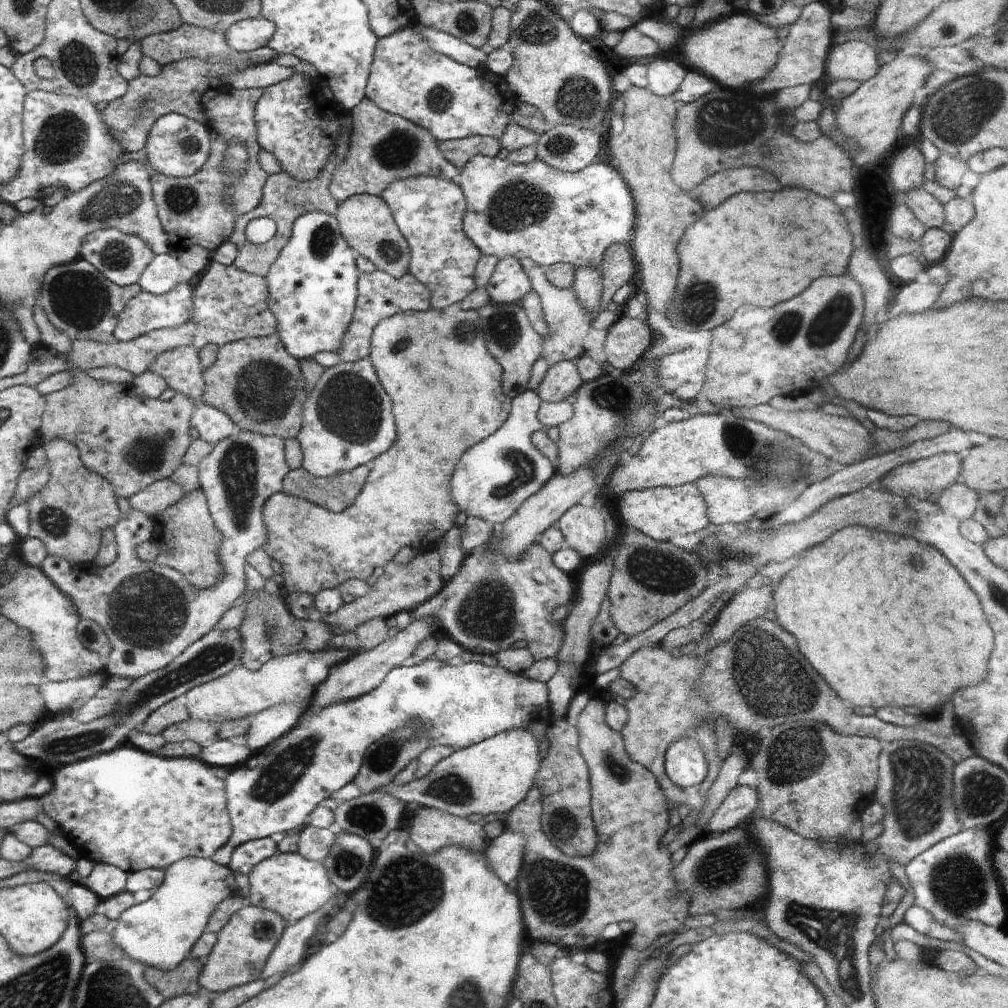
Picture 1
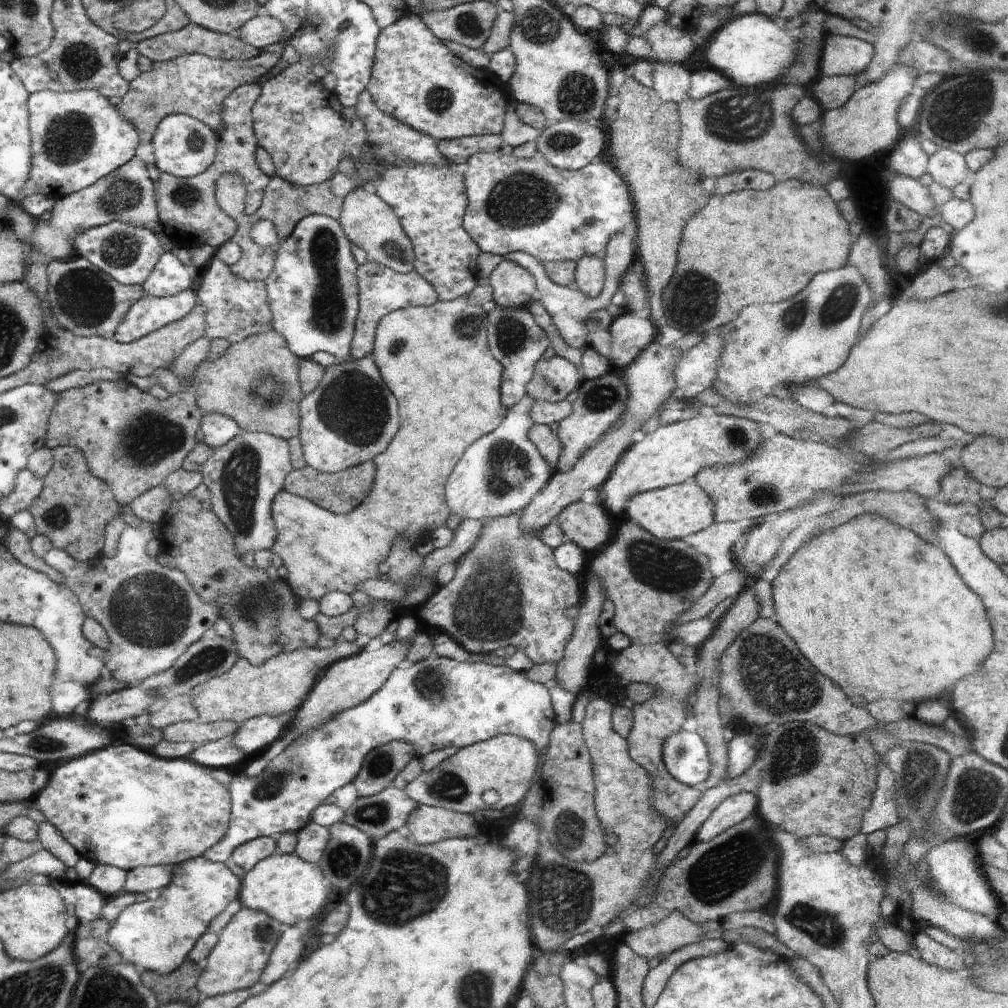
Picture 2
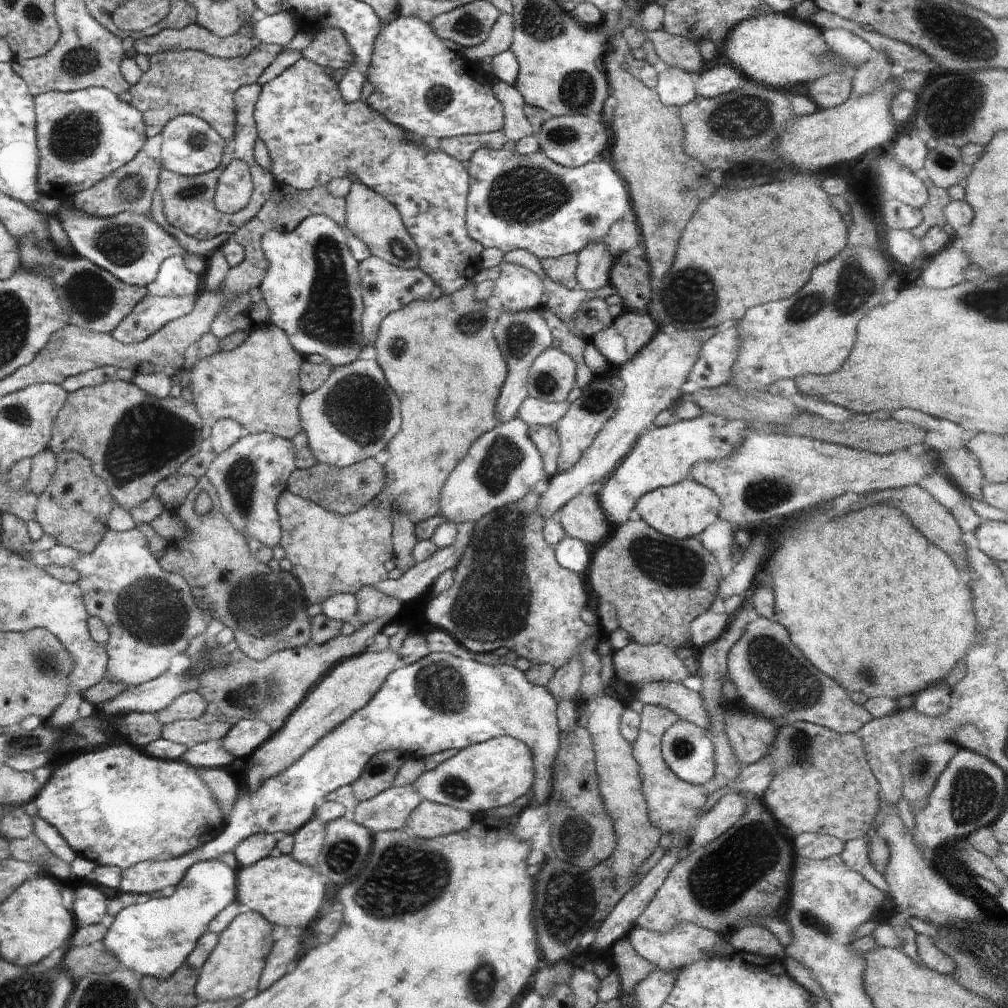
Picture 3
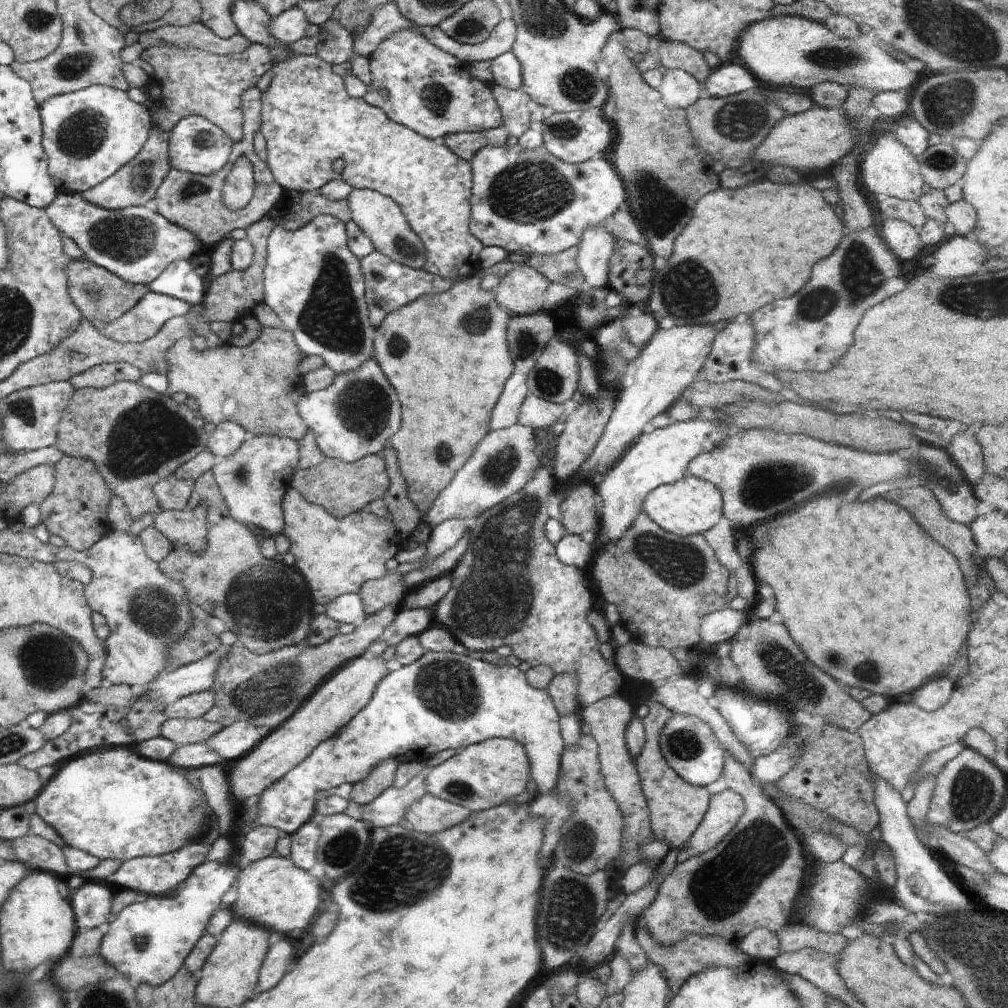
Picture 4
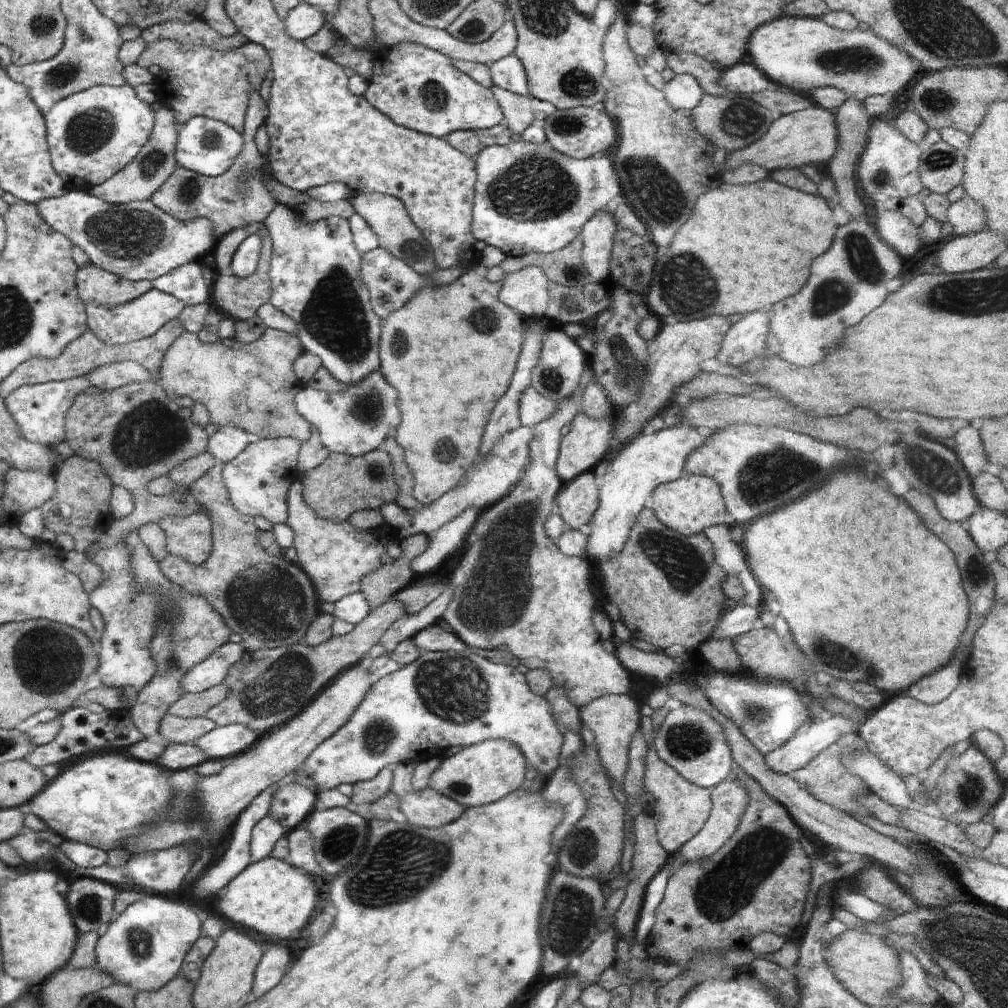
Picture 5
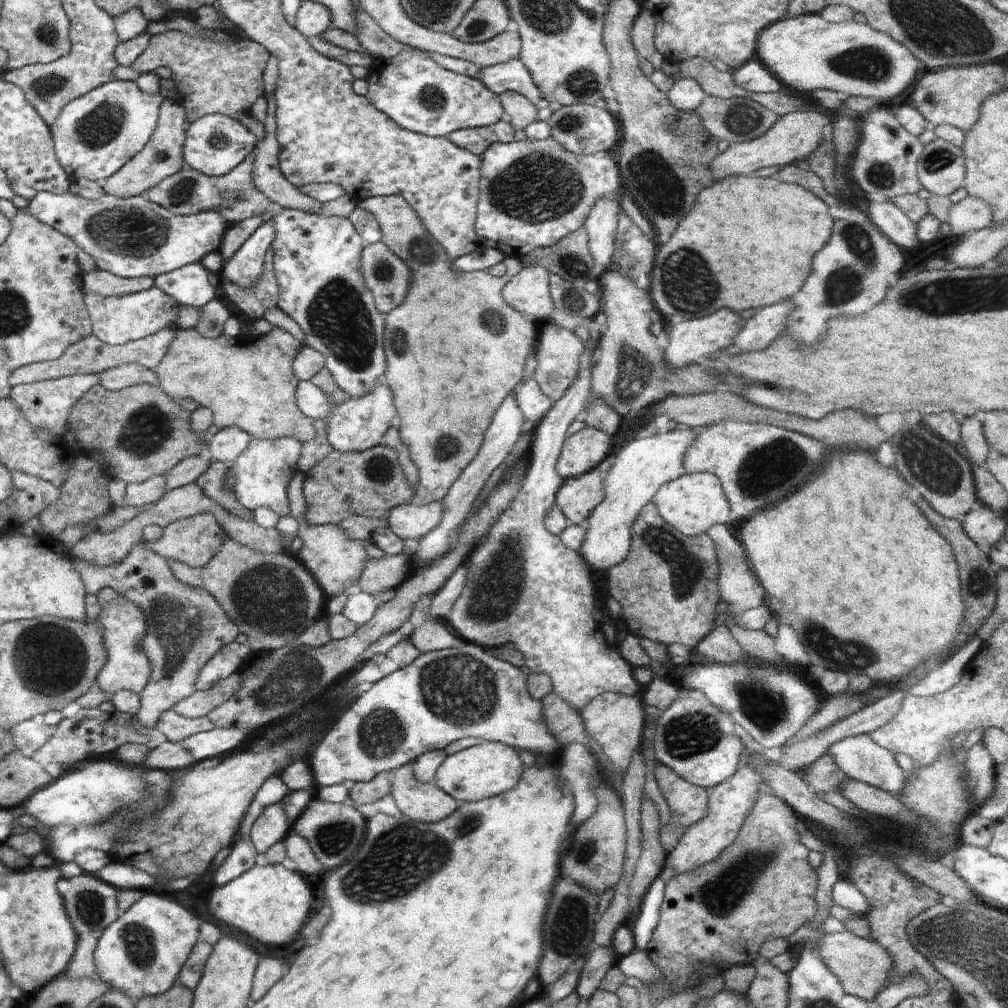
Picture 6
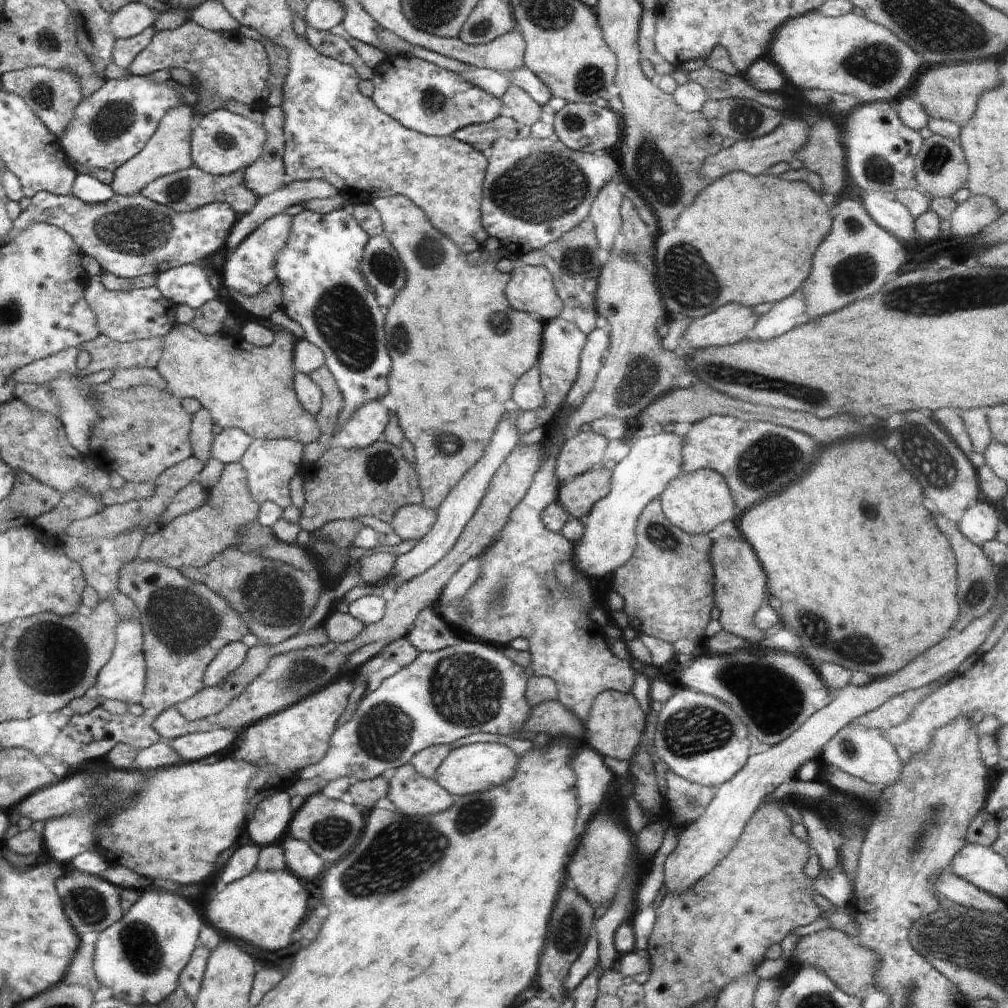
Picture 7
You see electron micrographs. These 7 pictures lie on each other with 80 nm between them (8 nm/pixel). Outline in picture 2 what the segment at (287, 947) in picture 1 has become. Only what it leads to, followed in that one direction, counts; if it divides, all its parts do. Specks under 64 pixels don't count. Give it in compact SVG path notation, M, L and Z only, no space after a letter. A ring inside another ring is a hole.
M313 917L312 919L300 921L295 925L290 925L288 930L280 933L278 942L260 977L260 982L264 986L280 980L290 970L290 966L300 960L306 946L306 940L310 935L310 930L312 926L317 924L318 921Z

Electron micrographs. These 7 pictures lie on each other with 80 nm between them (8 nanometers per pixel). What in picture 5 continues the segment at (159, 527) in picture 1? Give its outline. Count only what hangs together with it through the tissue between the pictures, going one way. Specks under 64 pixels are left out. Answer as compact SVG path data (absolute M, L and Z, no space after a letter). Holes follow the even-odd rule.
M217 462L211 470L204 474L203 477L200 477L198 481L194 482L192 486L188 489L195 496L196 500L204 507L207 508L207 514L211 517L212 523L212 534L213 534L213 549L211 552L211 556L207 558L202 564L196 566L196 564L188 562L186 559L182 557L175 557L174 555L167 555L165 558L160 560L160 570L163 570L163 573L173 582L176 583L179 587L186 589L188 592L192 594L200 595L201 597L207 598L208 602L211 603L213 609L216 609L221 617L225 620L225 623L229 626L232 632L236 632L236 634L240 634L242 637L242 645L245 650L248 651L257 651L260 649L273 649L274 647L281 647L286 645L293 645L294 643L301 642L301 638L306 634L308 627L314 620L316 620L319 614L319 600L318 595L316 593L315 588L311 580L308 580L309 576L306 576L296 562L289 561L283 554L280 555L271 555L268 554L257 541L257 528L254 524L254 517L250 515L245 515L244 513L238 512L229 501L229 494L225 488L225 484L222 480L222 469L225 463Z

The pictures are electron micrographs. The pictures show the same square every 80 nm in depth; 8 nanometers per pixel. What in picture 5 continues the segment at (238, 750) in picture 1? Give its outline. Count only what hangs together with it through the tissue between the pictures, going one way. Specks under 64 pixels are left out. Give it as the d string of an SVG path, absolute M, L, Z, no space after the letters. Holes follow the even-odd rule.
M192 743L168 744L164 747L159 759L156 759L156 764L167 772L174 772L191 769L206 759L203 751Z

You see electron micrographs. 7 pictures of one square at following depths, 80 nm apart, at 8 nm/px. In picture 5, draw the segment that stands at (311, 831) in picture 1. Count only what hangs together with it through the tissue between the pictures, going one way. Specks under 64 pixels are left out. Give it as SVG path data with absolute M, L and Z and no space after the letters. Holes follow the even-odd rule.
M305 824L298 825L287 834L289 840L290 864L310 876L318 866L313 851L313 838Z

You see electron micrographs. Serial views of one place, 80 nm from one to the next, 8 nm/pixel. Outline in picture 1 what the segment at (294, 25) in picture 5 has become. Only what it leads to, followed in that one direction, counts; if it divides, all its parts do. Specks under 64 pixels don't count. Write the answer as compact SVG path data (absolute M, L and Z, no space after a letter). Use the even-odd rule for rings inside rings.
M258 16L233 24L224 34L232 49L253 51L266 46L275 32L276 25L272 21Z

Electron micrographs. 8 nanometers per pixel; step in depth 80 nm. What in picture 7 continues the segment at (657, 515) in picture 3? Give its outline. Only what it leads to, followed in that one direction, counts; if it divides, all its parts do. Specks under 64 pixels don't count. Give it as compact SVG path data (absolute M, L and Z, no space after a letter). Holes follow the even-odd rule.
M710 469L682 474L676 480L671 480L660 500L666 518L690 534L708 534L722 522L737 521L741 514L732 500L732 493L725 478Z

